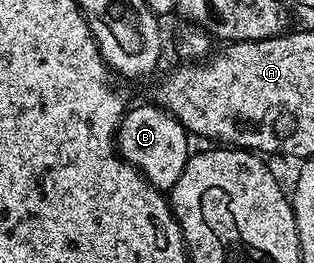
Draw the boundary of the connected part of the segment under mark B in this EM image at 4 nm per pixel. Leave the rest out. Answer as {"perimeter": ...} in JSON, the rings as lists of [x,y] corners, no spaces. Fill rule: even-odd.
{"perimeter":[[[156,103],[141,104],[138,108],[130,107],[121,118],[121,125],[117,127],[115,141],[121,159],[135,166],[162,190],[171,190],[175,182],[179,182],[179,174],[183,174],[183,166],[187,166],[191,155],[189,148],[190,133],[177,121],[177,117]]]}

